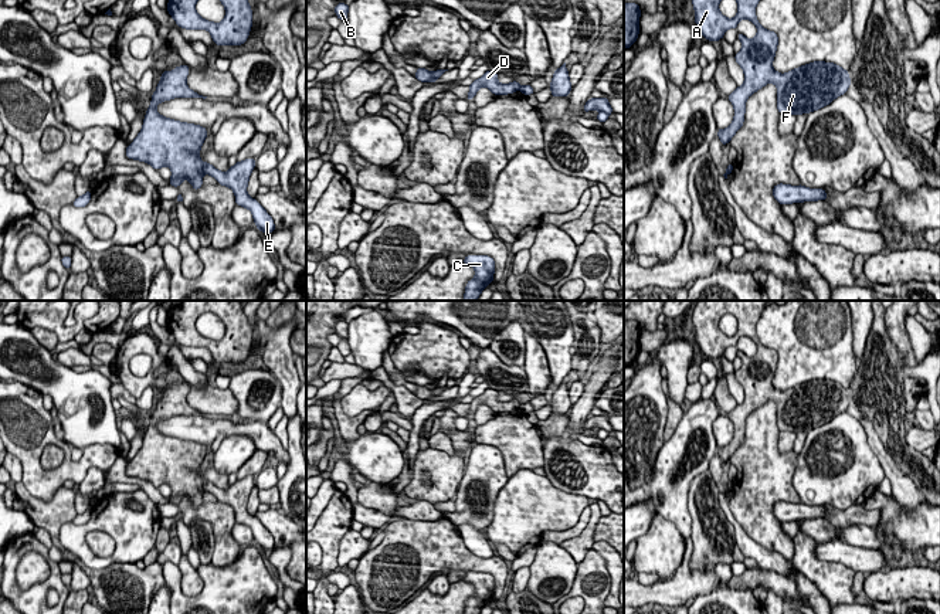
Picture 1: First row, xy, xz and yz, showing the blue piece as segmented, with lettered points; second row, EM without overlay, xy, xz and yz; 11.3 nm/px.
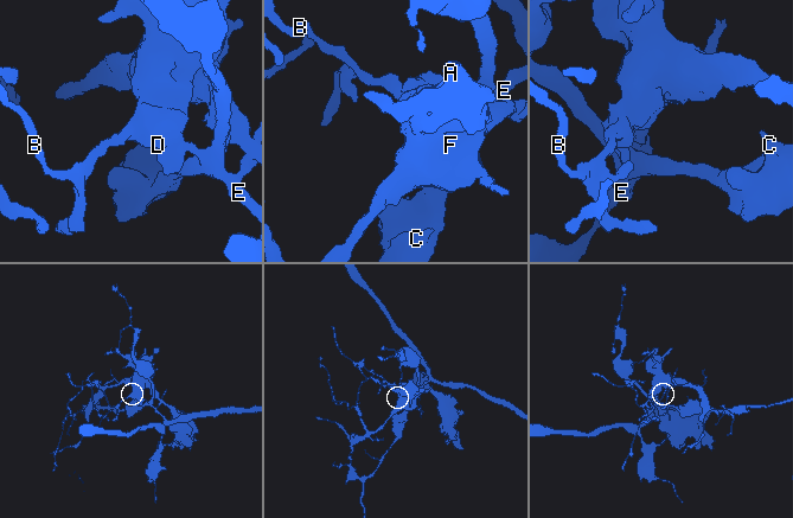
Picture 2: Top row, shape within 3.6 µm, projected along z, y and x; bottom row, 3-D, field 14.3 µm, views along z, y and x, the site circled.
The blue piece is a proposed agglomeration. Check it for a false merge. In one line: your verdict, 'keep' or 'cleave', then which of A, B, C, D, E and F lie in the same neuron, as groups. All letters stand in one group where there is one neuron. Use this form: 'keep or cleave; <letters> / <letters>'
cleave; A B D F / C E

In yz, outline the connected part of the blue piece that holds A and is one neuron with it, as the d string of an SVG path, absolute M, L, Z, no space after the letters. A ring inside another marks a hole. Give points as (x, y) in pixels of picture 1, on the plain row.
M696 301L693 309L695 340L703 356L719 359L726 347L737 346L742 336L750 337L757 345L753 357L737 350L742 367L734 376L744 390L744 400L727 414L733 421L734 435L730 444L717 447L722 464L730 461L743 444L747 415L768 400L777 404L778 430L794 434L829 423L846 411L851 403L849 390L834 380L815 379L785 391L773 386L778 355L774 349L766 347L756 335L756 323L767 302L770 301ZM726 313L737 319L734 336L724 335L719 328L719 320Z

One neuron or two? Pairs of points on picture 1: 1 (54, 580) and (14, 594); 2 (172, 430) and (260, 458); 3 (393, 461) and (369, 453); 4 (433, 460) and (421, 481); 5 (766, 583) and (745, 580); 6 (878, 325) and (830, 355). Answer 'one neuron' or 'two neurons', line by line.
1: one neuron
2: two neurons
3: one neuron
4: one neuron
5: one neuron
6: two neurons

